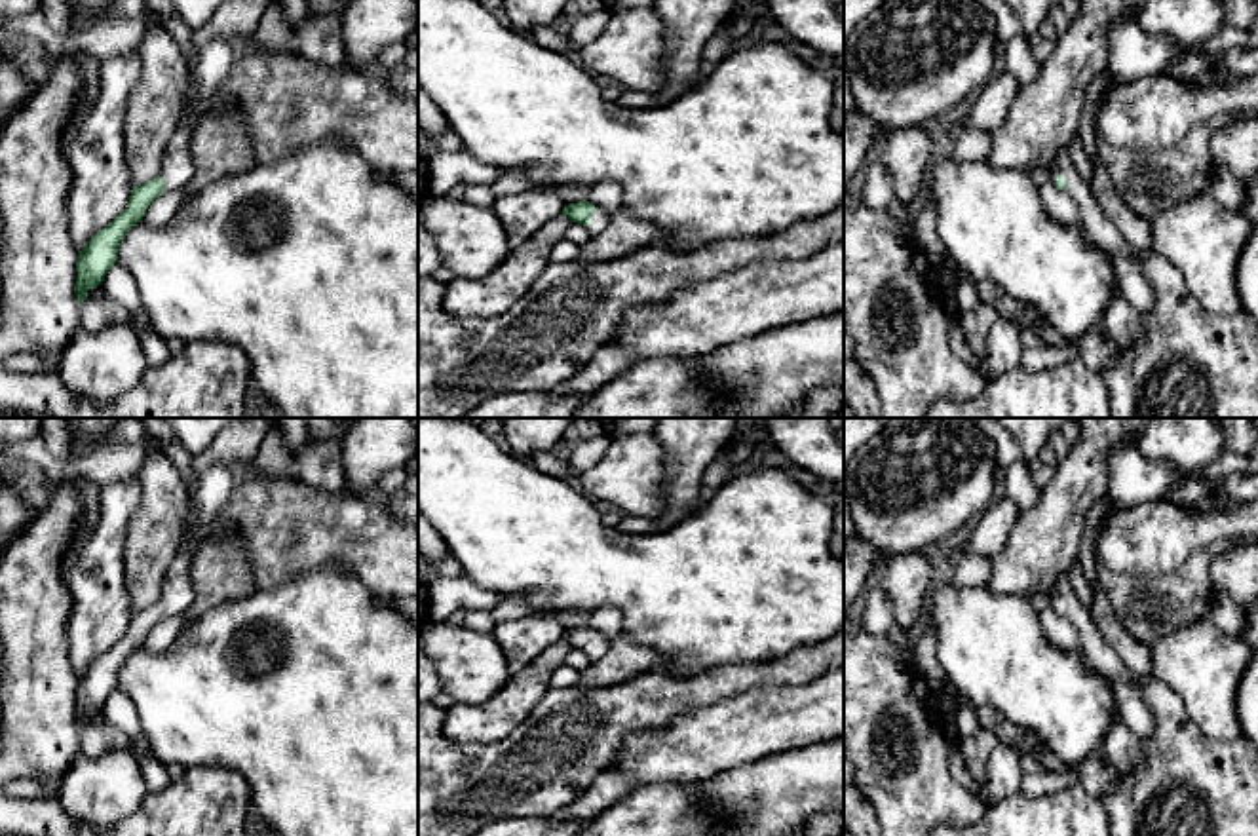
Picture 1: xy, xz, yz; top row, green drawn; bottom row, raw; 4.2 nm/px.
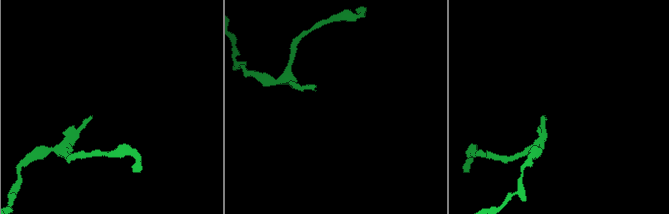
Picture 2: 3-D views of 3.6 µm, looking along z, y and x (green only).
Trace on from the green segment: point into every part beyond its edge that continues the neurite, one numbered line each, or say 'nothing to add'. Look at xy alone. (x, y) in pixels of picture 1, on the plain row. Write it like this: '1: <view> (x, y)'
1: xy (213, 489)

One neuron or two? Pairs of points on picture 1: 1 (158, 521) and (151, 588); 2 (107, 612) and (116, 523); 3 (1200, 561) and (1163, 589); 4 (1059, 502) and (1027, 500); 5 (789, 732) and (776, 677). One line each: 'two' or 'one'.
1: one
2: one
3: one
4: two
5: two

